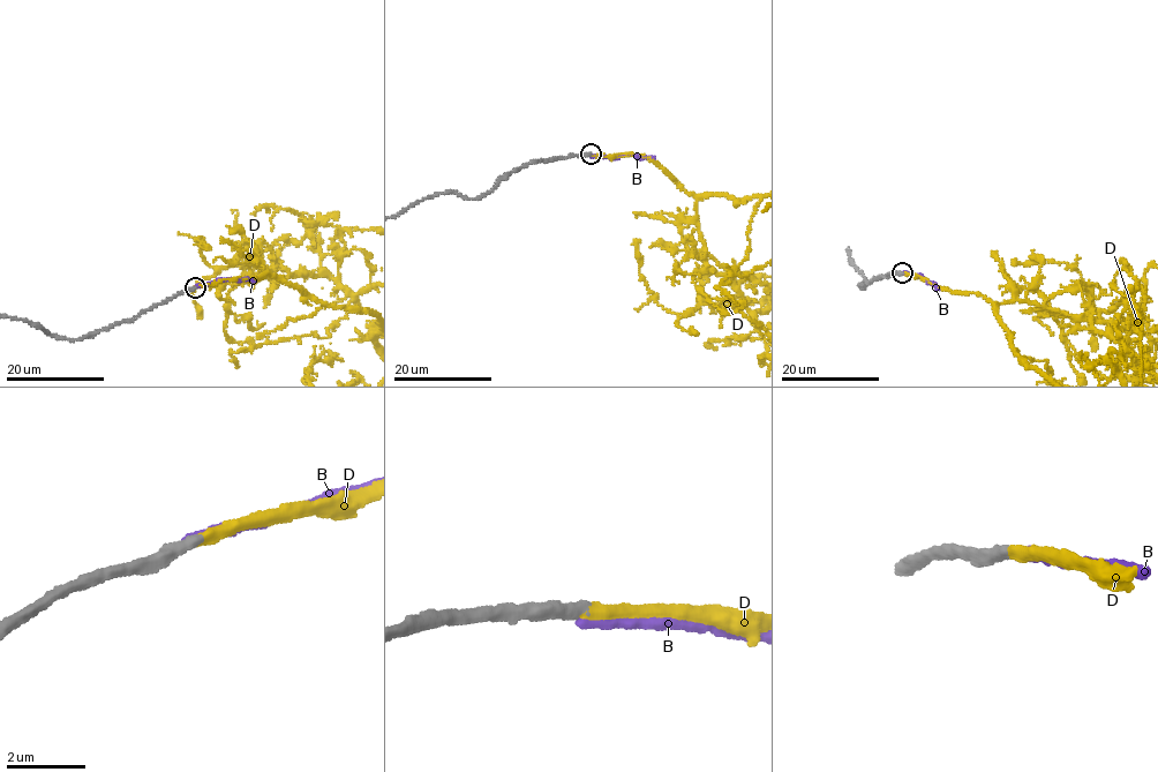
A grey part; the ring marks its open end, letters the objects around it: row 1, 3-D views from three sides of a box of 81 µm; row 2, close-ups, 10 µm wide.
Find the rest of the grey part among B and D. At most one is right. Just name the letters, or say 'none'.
D

